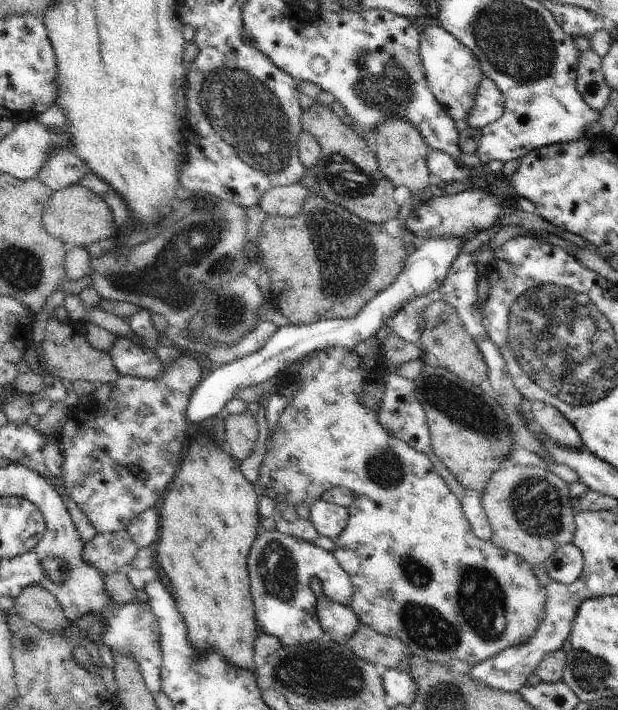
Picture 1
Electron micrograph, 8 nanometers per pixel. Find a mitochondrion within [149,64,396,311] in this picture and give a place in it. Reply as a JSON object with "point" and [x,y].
{"point":[245,113]}

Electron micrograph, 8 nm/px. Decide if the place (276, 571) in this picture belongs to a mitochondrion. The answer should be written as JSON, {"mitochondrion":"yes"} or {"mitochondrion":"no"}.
{"mitochondrion":"yes"}

